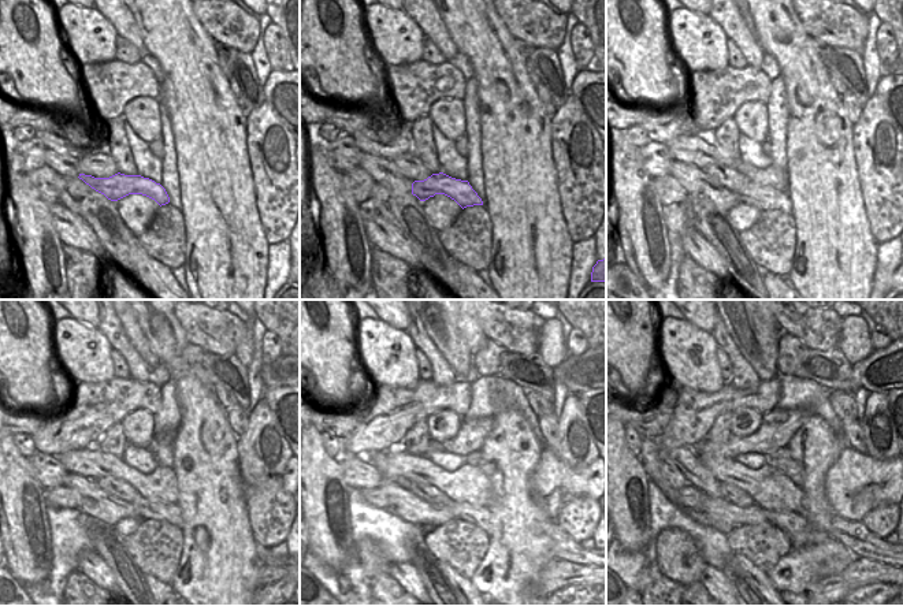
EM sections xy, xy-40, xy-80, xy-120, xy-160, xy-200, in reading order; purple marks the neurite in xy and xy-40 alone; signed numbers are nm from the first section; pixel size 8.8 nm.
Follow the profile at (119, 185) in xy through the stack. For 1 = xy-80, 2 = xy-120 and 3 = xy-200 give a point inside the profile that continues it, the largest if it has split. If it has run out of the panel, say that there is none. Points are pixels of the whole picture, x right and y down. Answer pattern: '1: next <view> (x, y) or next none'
1: next xy-80 (765, 197)
2: next xy-120 (171, 513)
3: next xy-200 (795, 525)

